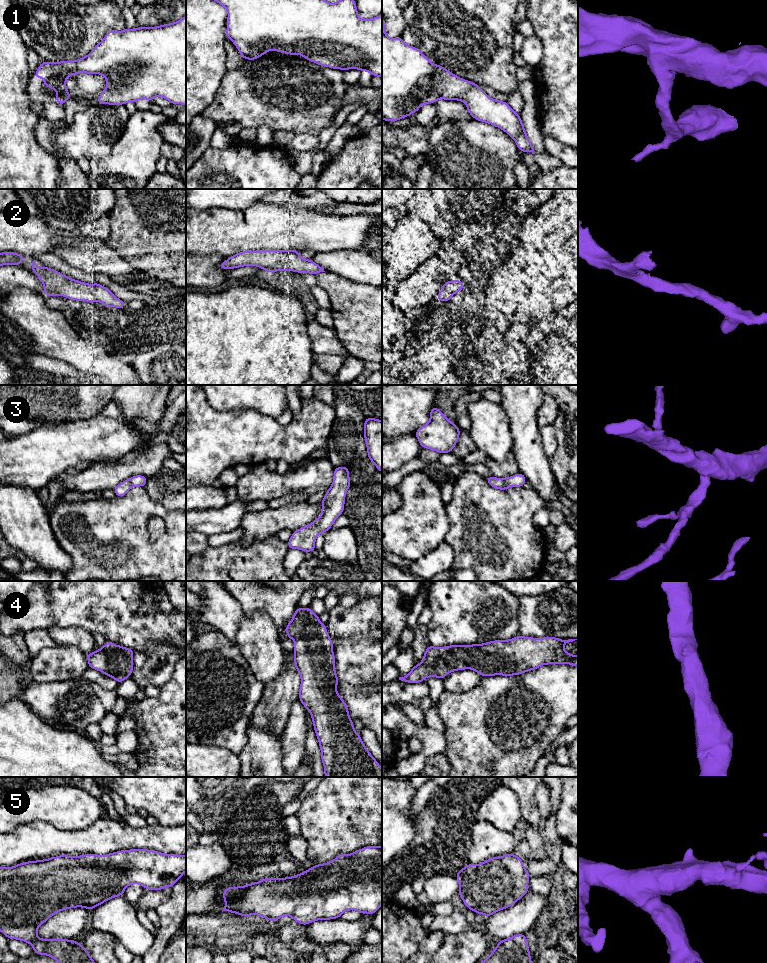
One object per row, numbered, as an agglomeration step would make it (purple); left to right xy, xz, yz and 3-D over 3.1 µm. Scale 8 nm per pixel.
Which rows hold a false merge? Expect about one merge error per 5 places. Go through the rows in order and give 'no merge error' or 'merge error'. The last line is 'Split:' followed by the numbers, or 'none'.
1: no merge error
2: no merge error
3: no merge error
4: no merge error
5: no merge error
Split: none

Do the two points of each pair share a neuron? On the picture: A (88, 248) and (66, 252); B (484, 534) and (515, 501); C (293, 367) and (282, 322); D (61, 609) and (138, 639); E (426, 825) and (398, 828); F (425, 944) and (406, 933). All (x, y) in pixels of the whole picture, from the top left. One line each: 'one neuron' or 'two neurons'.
A: one neuron
B: one neuron
C: one neuron
D: one neuron
E: two neurons
F: two neurons

